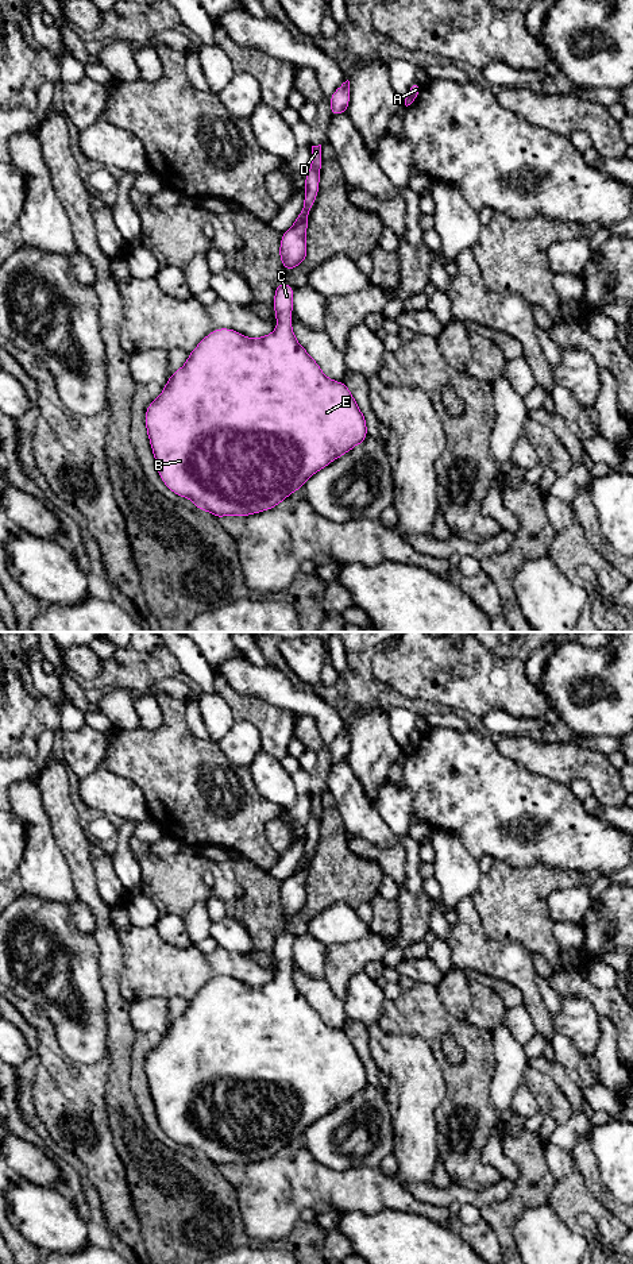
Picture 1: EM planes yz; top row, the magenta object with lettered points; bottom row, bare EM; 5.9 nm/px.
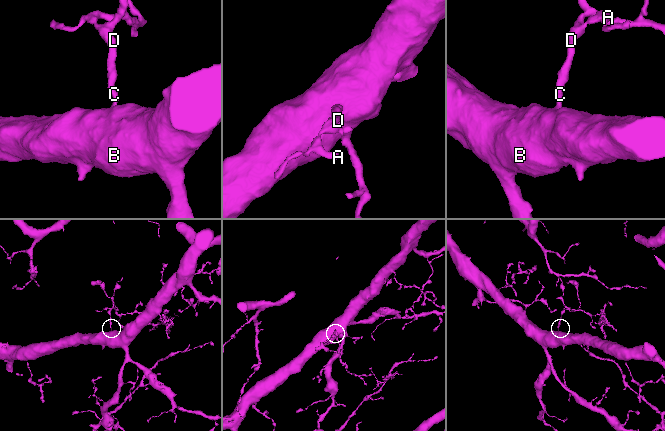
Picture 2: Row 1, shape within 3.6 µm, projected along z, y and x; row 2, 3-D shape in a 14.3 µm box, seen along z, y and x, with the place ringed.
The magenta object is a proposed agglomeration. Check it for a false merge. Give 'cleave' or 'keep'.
keep

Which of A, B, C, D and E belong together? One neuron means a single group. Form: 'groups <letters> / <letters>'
groups A B C D E

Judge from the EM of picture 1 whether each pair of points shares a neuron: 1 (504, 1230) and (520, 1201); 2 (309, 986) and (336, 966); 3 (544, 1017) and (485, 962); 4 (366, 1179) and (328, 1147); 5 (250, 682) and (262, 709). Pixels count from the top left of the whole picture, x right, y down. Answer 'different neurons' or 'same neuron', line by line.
1: same neuron
2: different neurons
3: same neuron
4: different neurons
5: different neurons

